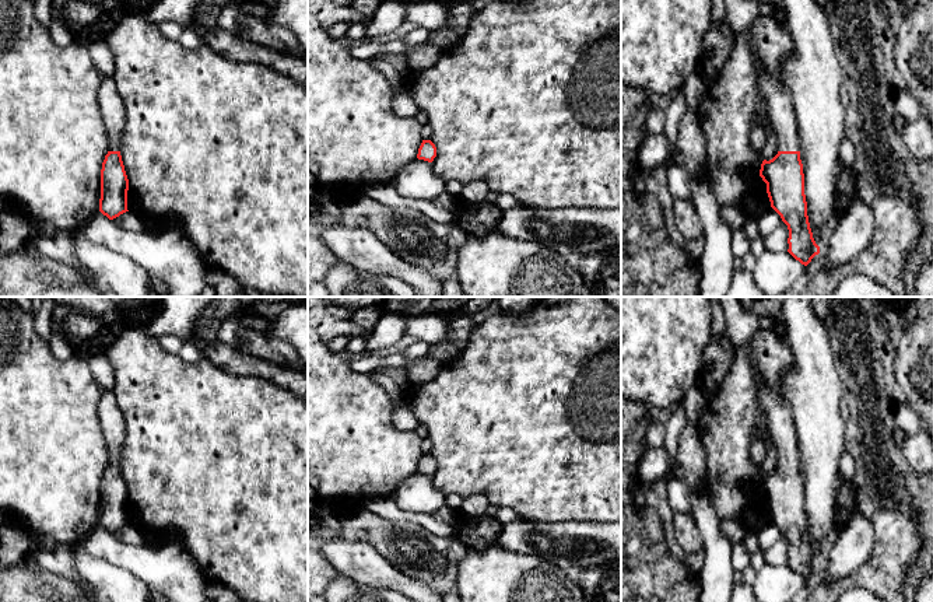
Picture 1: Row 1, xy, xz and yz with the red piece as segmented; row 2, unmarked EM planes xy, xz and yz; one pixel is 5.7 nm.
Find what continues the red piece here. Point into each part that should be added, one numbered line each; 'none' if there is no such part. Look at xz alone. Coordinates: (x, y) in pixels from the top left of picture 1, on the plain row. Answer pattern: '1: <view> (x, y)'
none

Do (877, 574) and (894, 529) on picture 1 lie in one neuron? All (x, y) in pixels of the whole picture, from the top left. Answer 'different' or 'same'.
same

